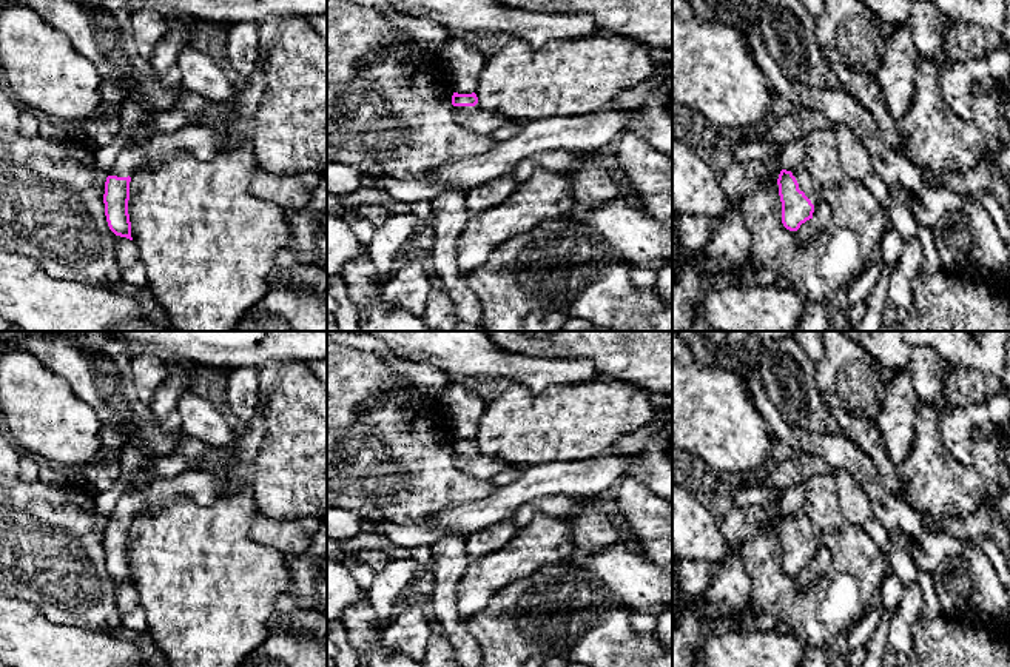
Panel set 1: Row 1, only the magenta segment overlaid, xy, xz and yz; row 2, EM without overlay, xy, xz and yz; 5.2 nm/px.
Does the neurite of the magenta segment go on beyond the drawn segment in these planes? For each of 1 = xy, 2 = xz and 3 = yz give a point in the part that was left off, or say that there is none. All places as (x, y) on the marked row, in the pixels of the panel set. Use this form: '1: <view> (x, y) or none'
1: xy (204, 142)
2: xz (474, 119)
3: yz (802, 176)

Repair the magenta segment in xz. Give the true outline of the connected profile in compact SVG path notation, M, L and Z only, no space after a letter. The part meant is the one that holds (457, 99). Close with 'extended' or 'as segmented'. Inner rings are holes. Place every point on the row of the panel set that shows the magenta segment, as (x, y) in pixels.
M453 92L452 105L455 123L461 125L463 128L475 134L490 134L512 123L518 123L520 126L523 126L521 122L513 122L500 114L481 109L478 106L478 97L475 92L472 94Z | extended

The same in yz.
M802 162L789 171L782 169L777 185L782 202L782 223L786 230L797 231L802 223L813 219L820 202L819 191Z | extended

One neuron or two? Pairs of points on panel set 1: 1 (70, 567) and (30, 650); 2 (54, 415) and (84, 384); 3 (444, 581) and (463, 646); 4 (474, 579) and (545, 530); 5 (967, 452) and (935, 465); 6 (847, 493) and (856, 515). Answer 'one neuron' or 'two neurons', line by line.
1: two neurons
2: two neurons
3: one neuron
4: one neuron
5: two neurons
6: one neuron

